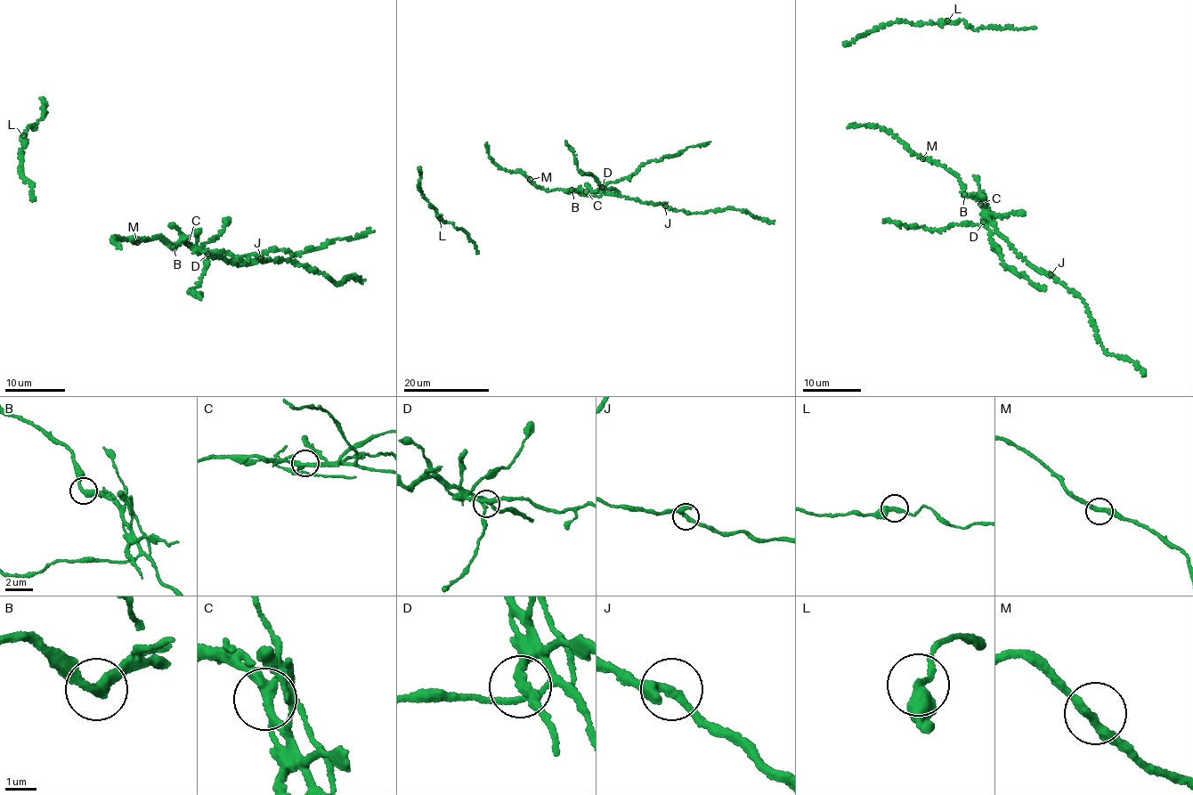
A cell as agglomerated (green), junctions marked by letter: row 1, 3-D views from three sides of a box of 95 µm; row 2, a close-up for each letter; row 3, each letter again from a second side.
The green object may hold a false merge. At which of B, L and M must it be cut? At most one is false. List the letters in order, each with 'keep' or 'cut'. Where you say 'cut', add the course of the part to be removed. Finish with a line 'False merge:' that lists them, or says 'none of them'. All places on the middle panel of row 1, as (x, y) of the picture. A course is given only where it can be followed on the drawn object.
B: cut | (572, 190), (663, 203), (689, 213), (743, 210), (775, 221)
L: keep
M: keep
False merge: B

